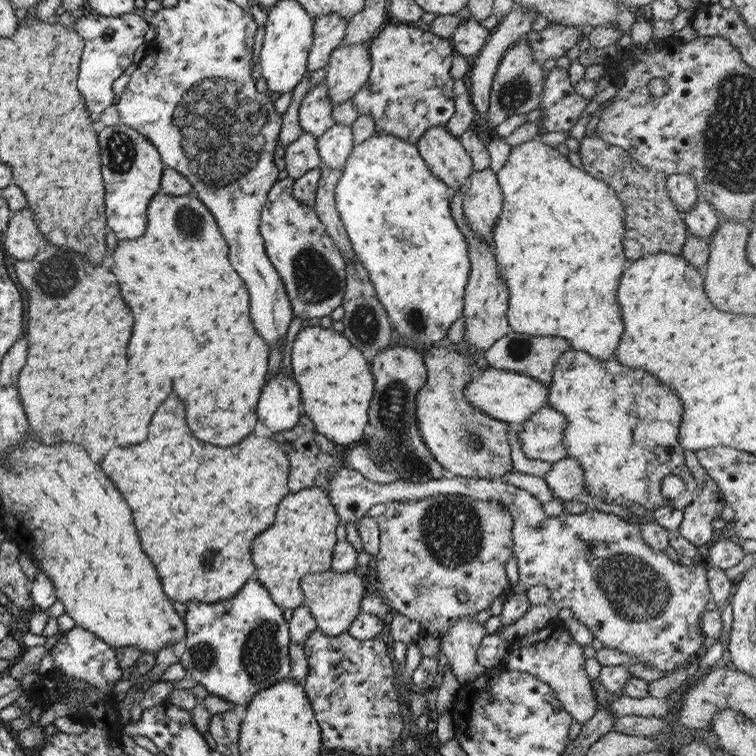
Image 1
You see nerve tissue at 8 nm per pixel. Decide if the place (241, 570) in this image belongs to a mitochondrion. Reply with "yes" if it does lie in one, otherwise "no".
no

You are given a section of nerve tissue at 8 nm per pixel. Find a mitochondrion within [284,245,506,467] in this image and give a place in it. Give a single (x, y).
(470, 435)

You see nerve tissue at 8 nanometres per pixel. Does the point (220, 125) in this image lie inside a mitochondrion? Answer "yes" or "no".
yes

